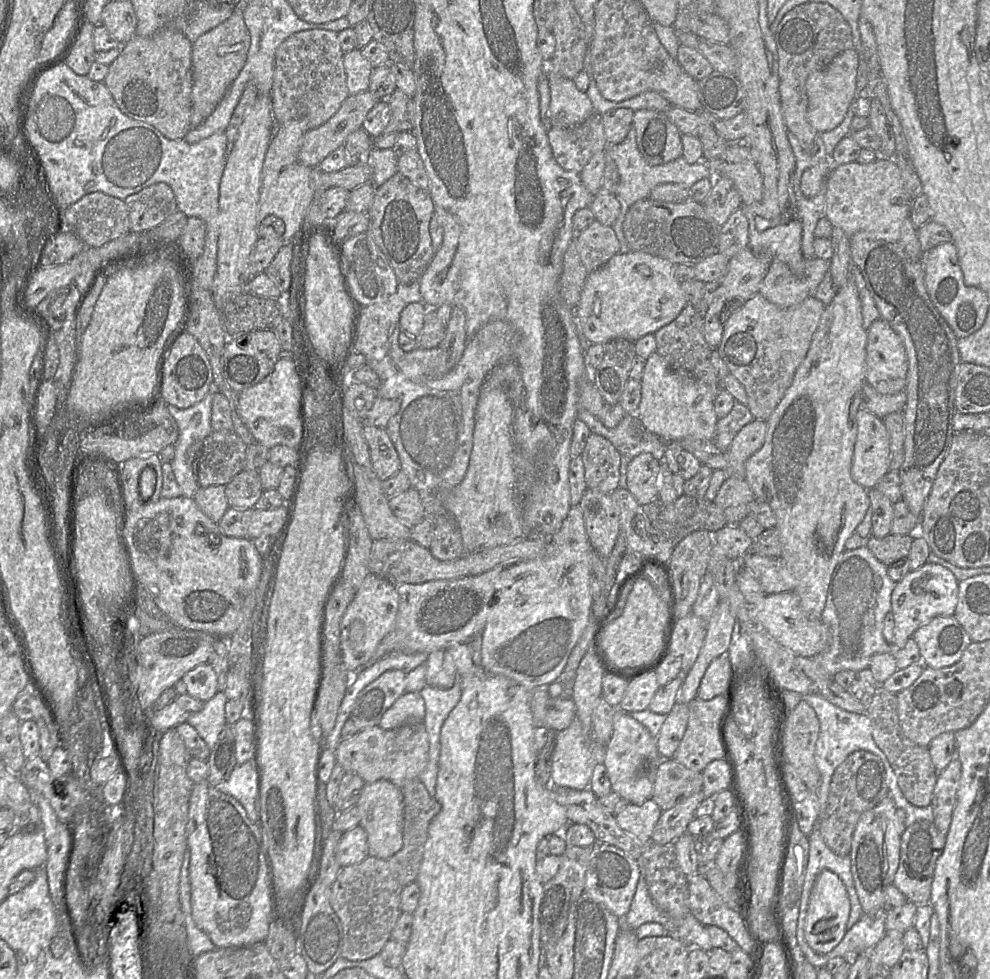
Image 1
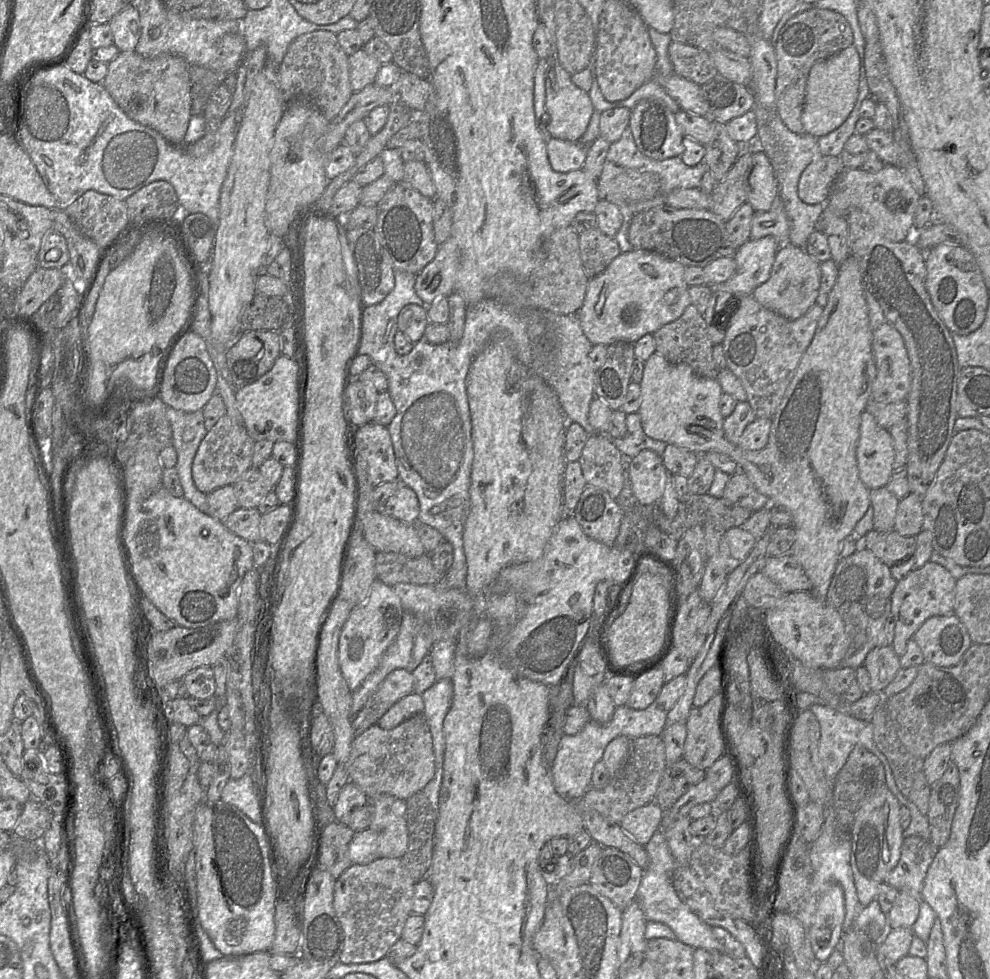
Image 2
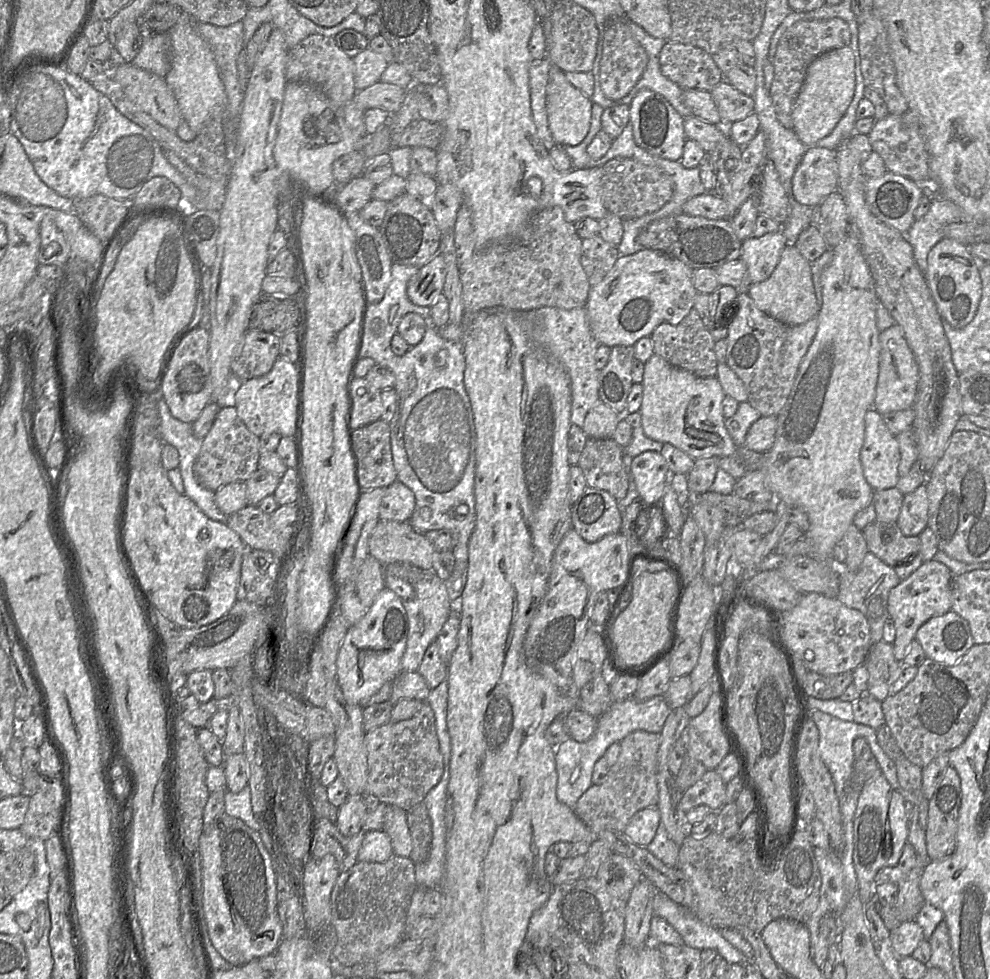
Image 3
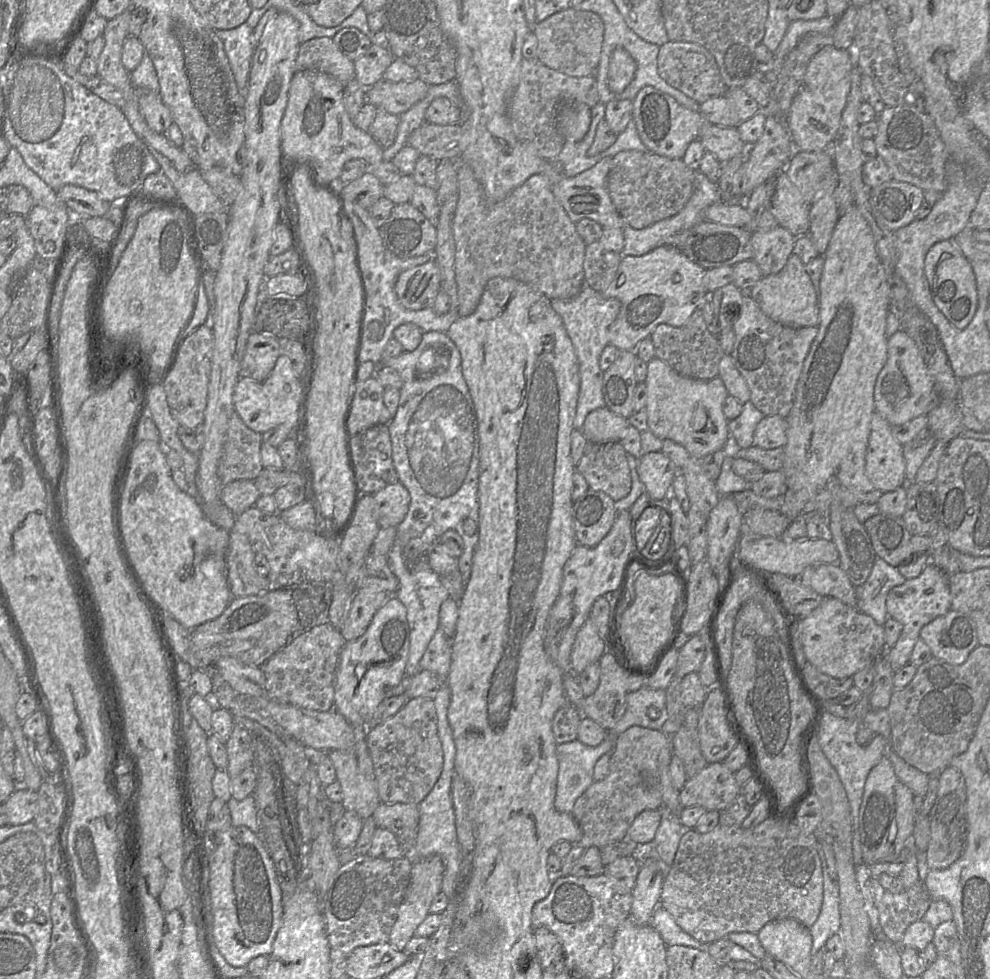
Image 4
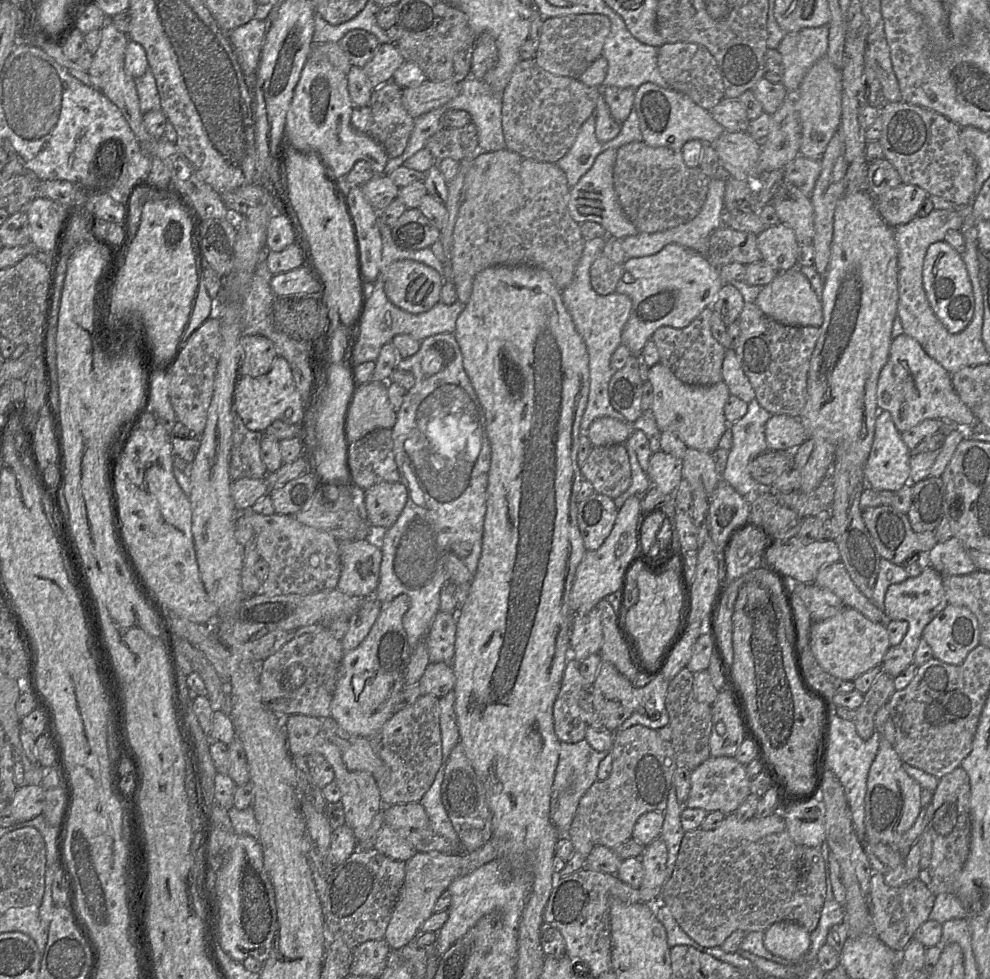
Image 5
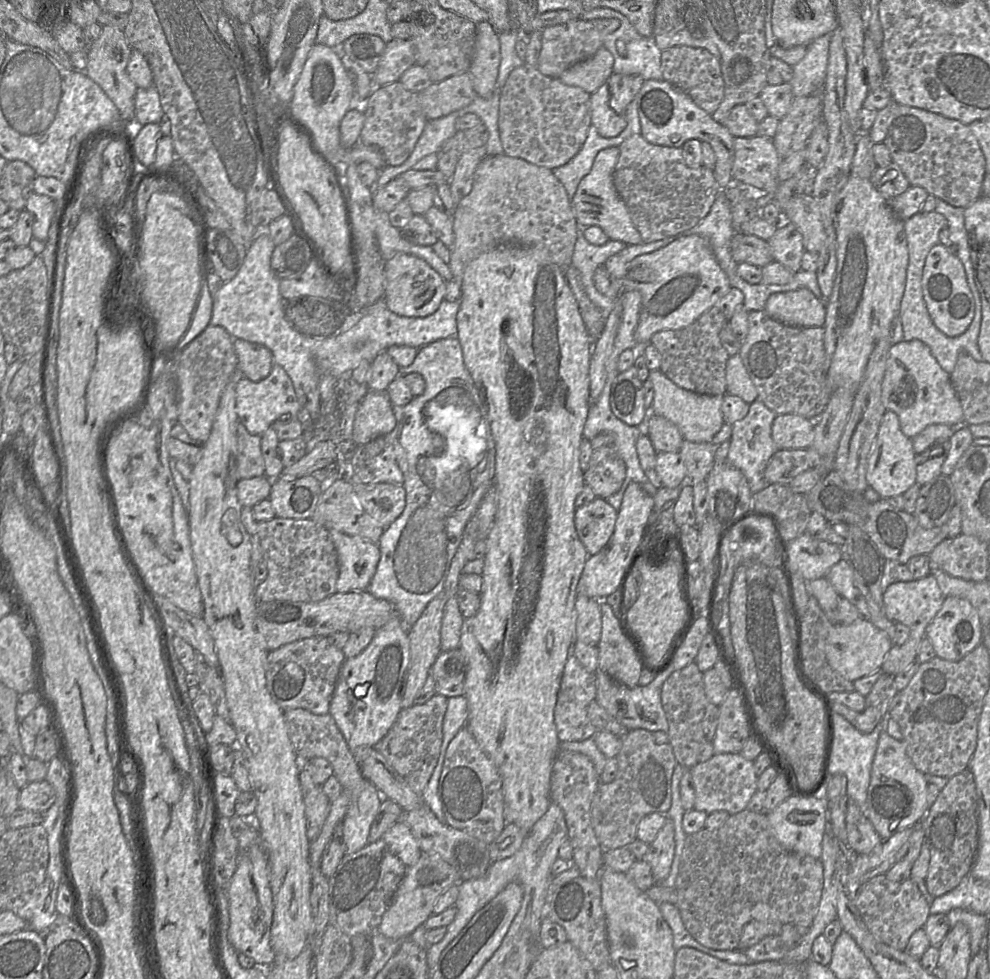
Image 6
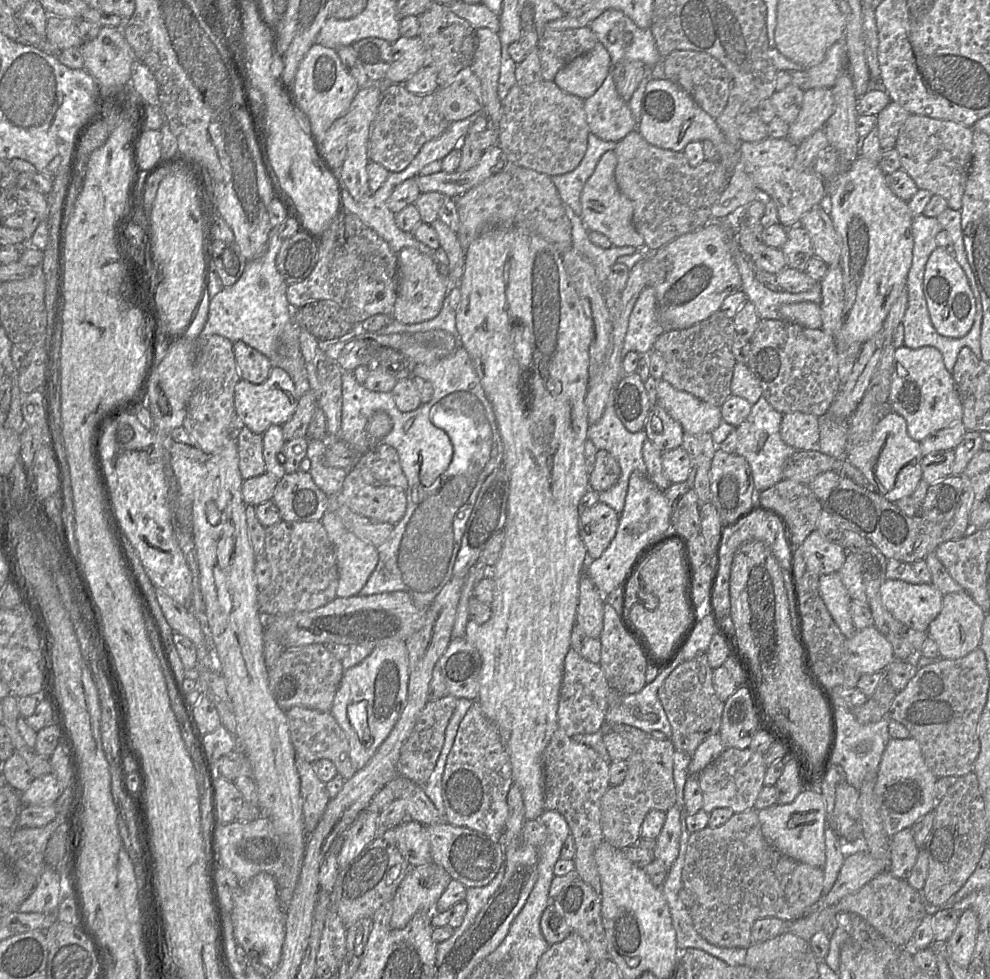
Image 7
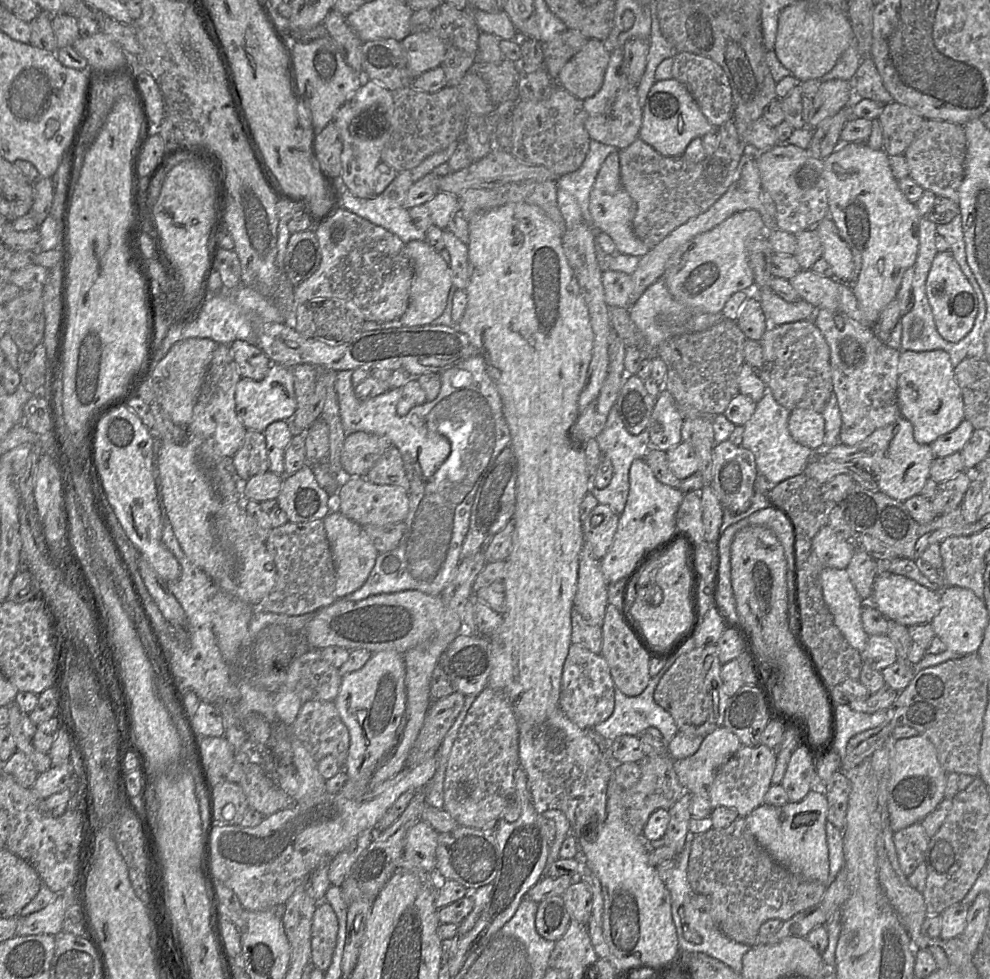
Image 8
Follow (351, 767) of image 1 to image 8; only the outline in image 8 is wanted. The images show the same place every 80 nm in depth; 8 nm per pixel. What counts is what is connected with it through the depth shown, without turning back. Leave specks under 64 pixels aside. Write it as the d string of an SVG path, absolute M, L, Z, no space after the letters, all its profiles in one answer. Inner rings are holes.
M454 692L439 700L432 700L419 734L409 750L405 767L413 768L436 757L445 734L463 708L464 700L465 696L460 692Z

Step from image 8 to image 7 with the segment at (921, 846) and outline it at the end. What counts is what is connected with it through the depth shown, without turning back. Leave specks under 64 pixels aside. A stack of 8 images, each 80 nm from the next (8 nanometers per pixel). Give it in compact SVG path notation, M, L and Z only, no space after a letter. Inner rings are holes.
M911 828L896 833L890 843L889 873L898 879L907 880L919 853L920 848L914 841Z

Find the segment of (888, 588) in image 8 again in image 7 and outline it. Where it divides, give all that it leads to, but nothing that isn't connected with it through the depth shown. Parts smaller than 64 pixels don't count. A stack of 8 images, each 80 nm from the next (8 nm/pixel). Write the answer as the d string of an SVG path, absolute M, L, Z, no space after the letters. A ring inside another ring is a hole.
M885 579L880 586L881 601L902 625L926 632L942 608L943 595L931 583L917 585Z

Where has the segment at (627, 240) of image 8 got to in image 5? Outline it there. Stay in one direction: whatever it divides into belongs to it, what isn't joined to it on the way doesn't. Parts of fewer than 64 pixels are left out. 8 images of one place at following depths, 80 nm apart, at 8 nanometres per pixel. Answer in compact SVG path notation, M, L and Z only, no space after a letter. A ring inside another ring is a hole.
M607 149L597 156L590 170L570 188L568 210L578 224L586 221L596 222L604 227L607 235L624 239L638 234L639 230L625 215L614 189L613 171L617 152L617 149Z

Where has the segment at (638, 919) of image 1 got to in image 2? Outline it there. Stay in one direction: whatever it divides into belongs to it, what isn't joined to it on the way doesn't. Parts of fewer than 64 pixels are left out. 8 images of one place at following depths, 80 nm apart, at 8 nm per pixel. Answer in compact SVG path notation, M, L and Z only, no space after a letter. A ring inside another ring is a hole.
M658 829L644 847L649 856L649 865L643 870L635 900L646 920L667 925L674 932L677 940L694 949L702 948L714 954L725 953L725 948L713 934L712 927L702 921L678 898L672 885L672 873L678 864L669 850L663 831Z

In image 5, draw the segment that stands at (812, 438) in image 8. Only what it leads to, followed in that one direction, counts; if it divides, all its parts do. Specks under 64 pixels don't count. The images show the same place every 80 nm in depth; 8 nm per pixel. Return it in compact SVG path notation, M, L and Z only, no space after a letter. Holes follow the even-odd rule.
M772 414L765 424L765 438L771 450L795 450L807 433L799 417Z

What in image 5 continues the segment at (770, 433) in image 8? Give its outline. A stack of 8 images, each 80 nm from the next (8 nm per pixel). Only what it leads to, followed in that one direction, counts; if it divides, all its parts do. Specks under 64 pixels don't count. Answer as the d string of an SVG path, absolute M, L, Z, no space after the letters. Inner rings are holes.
M756 398L748 403L746 414L739 420L729 423L732 429L733 443L729 450L727 463L721 474L721 479L732 486L739 494L752 497L757 493L770 491L770 486L759 486L749 473L749 463L758 455L769 449L765 438L765 424L772 414L763 408Z

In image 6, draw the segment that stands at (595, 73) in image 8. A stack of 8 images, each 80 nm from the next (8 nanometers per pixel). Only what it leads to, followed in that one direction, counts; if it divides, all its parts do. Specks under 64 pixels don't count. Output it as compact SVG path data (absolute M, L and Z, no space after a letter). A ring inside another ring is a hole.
M602 46L590 58L565 70L559 79L566 85L579 87L593 94L607 82L613 73L613 64L612 54Z

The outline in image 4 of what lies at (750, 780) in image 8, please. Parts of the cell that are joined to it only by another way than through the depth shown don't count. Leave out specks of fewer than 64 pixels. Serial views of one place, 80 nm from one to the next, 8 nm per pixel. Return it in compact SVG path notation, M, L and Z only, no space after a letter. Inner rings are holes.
M722 762L708 763L695 776L687 779L685 785L679 791L679 800L682 807L701 806L707 811L723 810L741 793L741 787L737 784L734 773Z

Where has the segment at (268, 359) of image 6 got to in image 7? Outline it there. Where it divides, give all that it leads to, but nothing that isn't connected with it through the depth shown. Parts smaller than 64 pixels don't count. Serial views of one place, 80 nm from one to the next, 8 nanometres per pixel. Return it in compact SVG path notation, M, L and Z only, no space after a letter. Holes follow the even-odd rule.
M240 340L233 343L233 352L241 379L253 384L267 379L272 369L267 356Z

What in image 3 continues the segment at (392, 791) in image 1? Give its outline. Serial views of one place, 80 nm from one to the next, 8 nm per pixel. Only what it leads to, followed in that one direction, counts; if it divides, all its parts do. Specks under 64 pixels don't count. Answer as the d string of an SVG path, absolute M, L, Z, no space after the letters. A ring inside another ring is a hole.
M393 805L387 806L383 831L390 838L394 855L409 857L412 851L412 839L407 823L407 811Z

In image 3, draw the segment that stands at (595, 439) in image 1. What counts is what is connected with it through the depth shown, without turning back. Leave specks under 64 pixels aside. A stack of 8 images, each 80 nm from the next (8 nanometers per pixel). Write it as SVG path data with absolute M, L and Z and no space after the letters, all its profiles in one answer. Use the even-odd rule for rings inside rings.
M589 437L578 461L587 485L607 491L617 501L623 499L628 490L623 455L623 447L613 438Z

